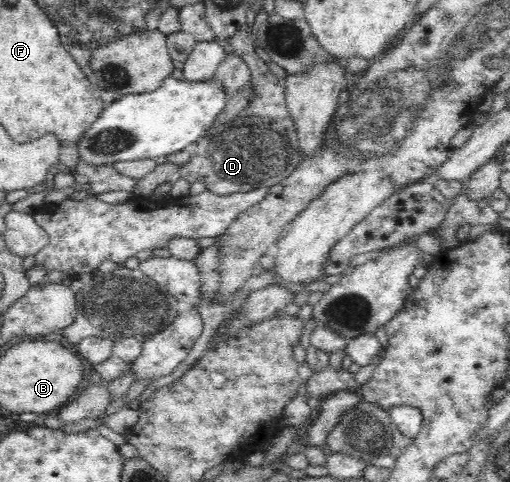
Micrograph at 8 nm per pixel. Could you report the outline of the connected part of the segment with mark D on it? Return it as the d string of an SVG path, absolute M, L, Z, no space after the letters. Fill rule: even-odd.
M243 28L234 37L227 39L233 47L235 55L242 58L251 73L249 81L251 96L247 106L230 121L218 123L214 129L208 131L207 135L200 137L191 149L190 161L180 164L180 169L178 169L178 174L182 180L189 184L202 182L206 186L206 190L212 194L231 195L232 193L252 191L264 187L272 188L282 179L289 177L302 161L302 157L298 153L297 131L293 119L290 117L290 112L285 106L285 80L278 80L268 70L265 61L258 57L252 46L252 38L249 33Z

